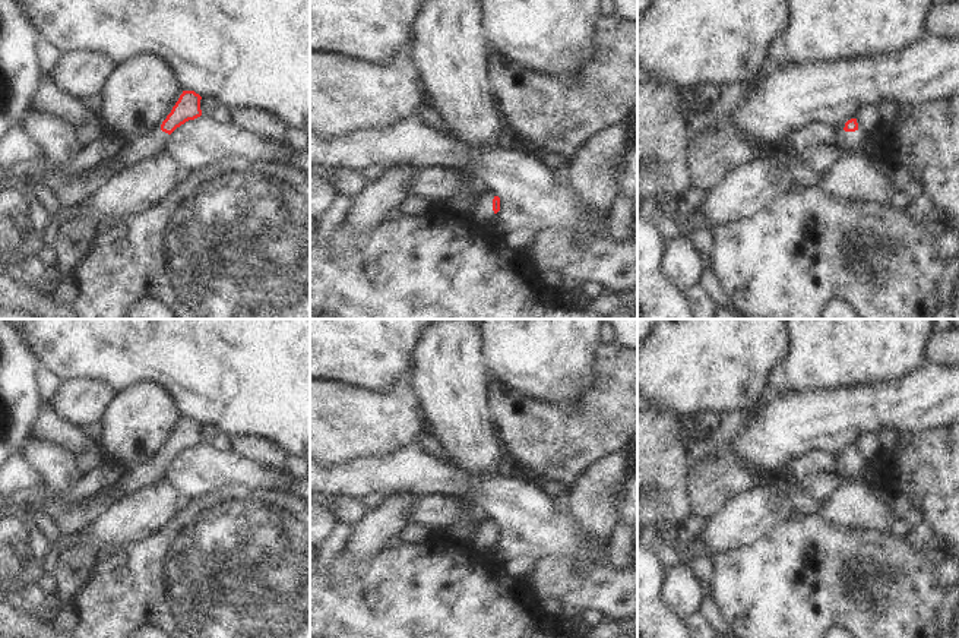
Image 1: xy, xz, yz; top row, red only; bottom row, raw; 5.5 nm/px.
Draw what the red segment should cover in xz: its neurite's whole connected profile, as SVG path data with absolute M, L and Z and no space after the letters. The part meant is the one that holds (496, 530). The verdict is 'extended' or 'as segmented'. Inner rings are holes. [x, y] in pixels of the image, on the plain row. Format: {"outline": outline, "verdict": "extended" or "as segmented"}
{"outline": "M487 518L481 531L475 534L472 544L480 550L484 549L485 544L494 543L500 538L500 525L494 522L493 518Z", "verdict": "extended"}

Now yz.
{"outline": "M857 446L848 448L842 458L836 458L835 471L841 480L867 484L868 464L858 458Z", "verdict": "extended"}

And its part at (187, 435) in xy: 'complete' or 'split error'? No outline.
split error

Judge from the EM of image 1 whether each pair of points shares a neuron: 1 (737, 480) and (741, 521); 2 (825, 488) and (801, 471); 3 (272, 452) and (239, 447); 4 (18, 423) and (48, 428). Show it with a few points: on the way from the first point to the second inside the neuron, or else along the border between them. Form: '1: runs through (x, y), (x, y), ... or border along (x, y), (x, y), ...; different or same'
1: border along (759, 482), (733, 498), (712, 517); different
2: border along (834, 470), (820, 470), (798, 483); different
3: runs through (263, 451), (247, 447); same
4: border along (44, 404), (43, 413), (29, 436); different

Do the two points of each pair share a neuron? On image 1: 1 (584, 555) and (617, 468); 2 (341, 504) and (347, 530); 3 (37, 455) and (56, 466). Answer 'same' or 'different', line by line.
1: same
2: different
3: same

